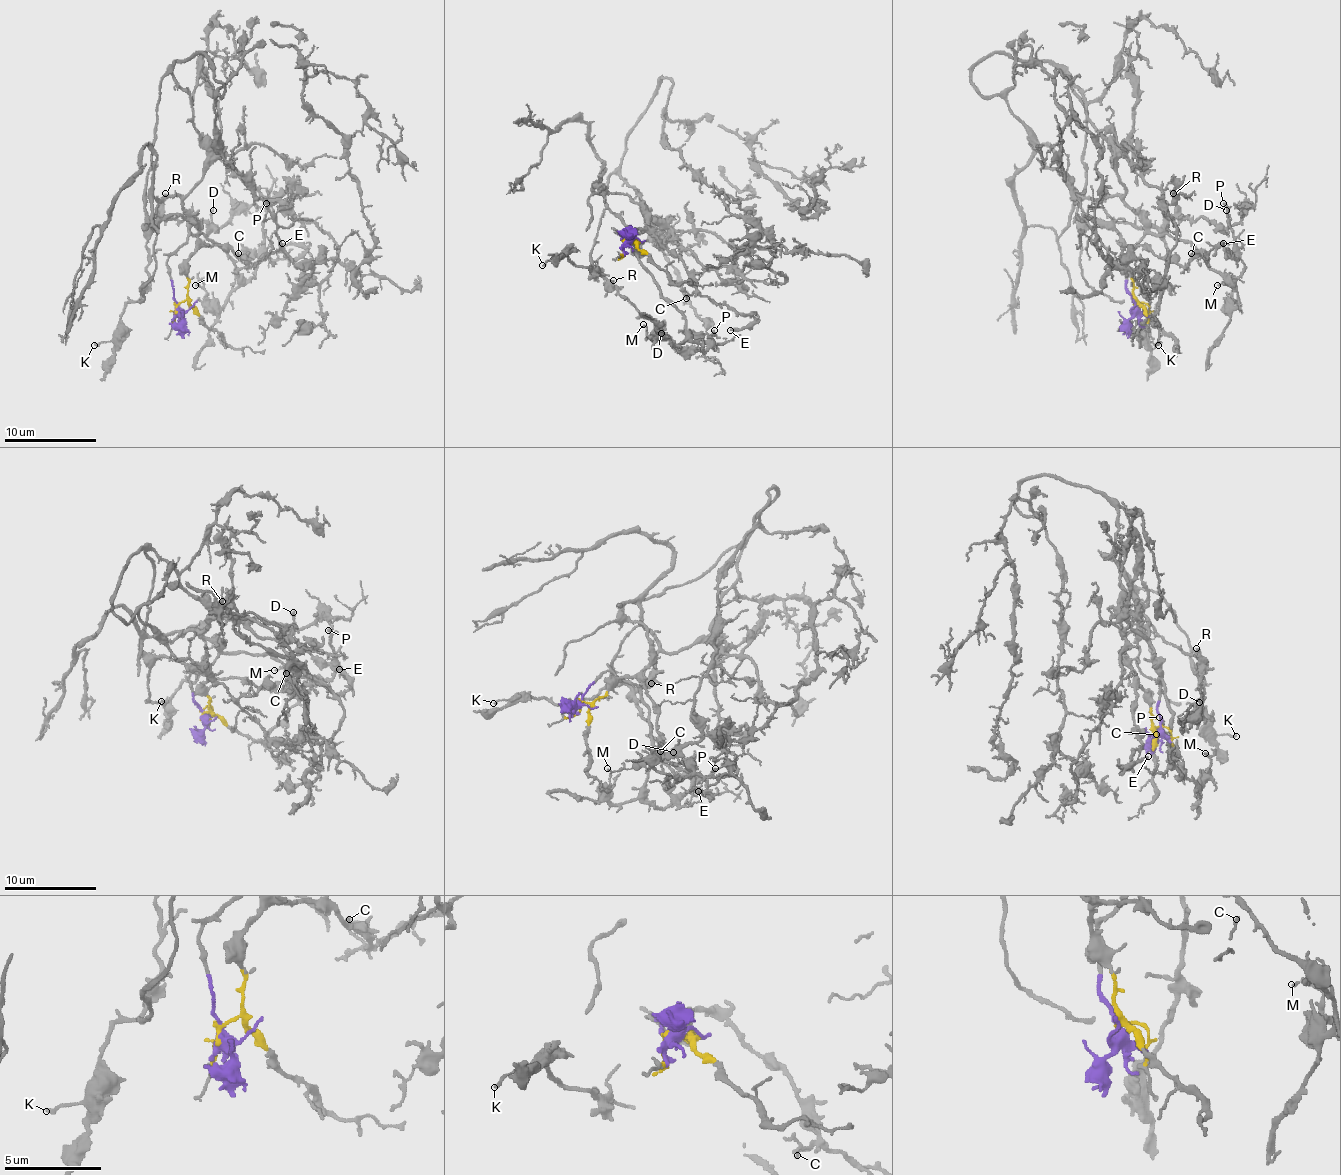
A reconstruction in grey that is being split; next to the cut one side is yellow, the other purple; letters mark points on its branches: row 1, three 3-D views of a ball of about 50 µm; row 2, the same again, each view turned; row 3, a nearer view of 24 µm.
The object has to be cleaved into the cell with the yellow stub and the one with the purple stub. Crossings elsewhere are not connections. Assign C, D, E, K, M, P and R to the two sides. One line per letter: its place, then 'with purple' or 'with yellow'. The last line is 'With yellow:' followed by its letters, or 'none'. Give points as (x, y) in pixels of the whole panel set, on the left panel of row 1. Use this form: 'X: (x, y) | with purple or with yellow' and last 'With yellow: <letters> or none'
C: (238, 253) | with yellow
D: (213, 210) | with purple
E: (282, 243) | with yellow
K: (94, 345) | with purple
M: (195, 285) | with purple
P: (266, 203) | with purple
R: (165, 193) | with purple
With yellow: C, E

